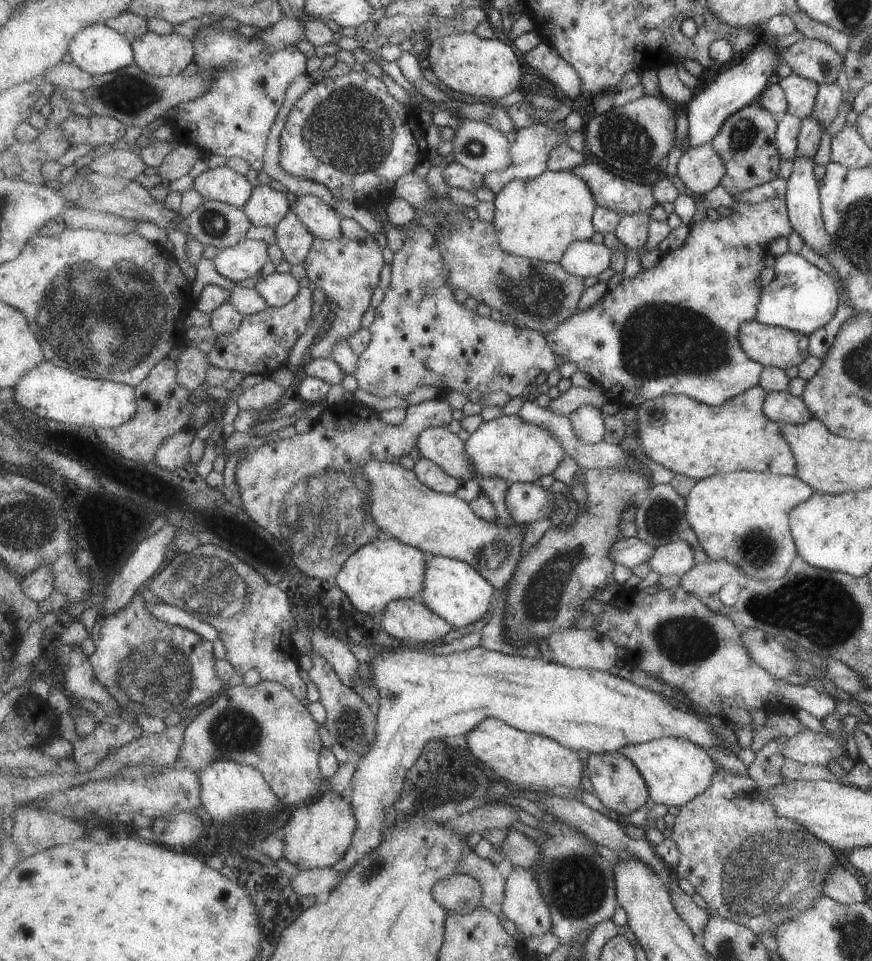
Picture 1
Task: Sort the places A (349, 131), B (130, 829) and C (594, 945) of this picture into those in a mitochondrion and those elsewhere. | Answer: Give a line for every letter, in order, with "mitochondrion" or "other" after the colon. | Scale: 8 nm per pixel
A: mitochondrion
B: other
C: other

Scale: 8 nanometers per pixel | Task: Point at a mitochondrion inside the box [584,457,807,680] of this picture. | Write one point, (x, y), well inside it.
(683, 640)

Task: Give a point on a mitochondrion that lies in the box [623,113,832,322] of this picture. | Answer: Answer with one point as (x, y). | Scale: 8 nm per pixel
(745, 133)

